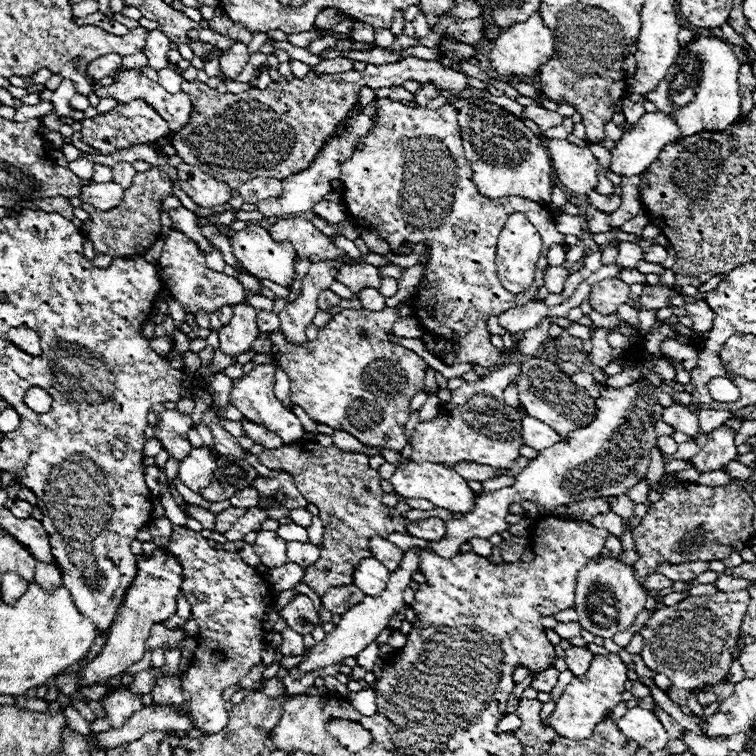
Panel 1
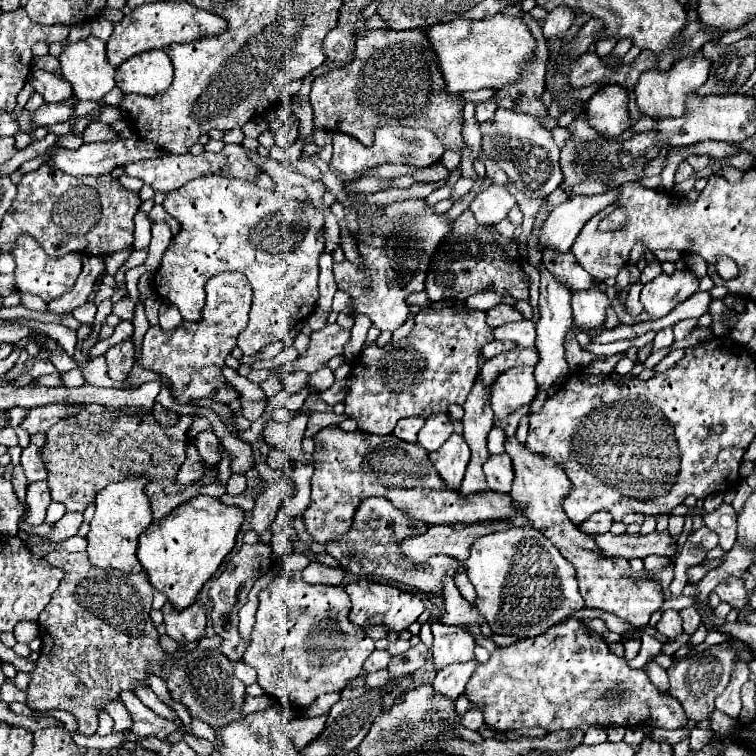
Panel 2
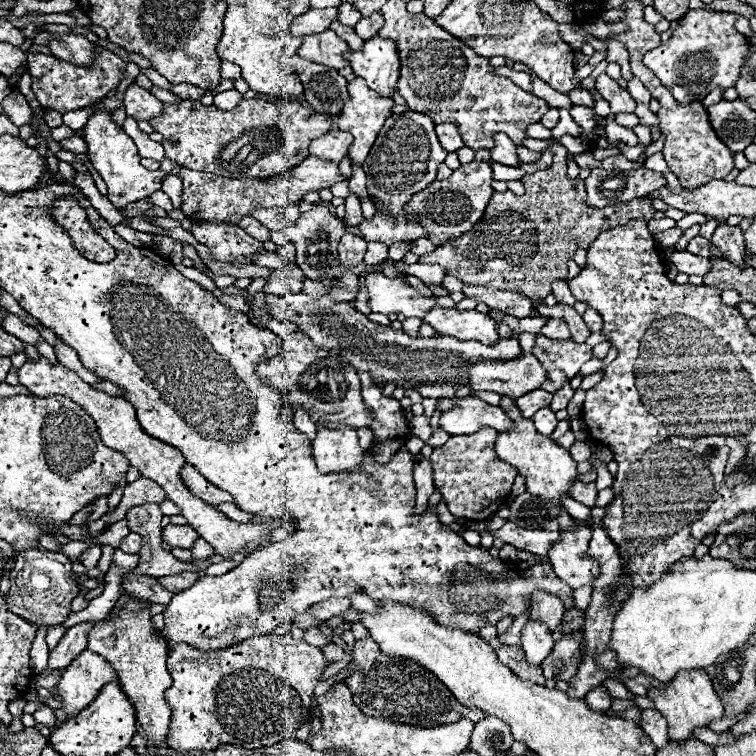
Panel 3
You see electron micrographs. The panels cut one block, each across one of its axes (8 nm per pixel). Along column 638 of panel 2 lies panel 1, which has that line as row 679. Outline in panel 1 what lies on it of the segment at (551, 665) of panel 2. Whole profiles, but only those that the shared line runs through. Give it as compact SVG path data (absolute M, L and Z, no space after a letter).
M748 590L716 592L706 596L690 596L676 606L656 610L640 634L644 638L642 660L648 668L668 676L676 688L696 690L724 682L732 662L734 642L740 638L740 626L750 602Z

